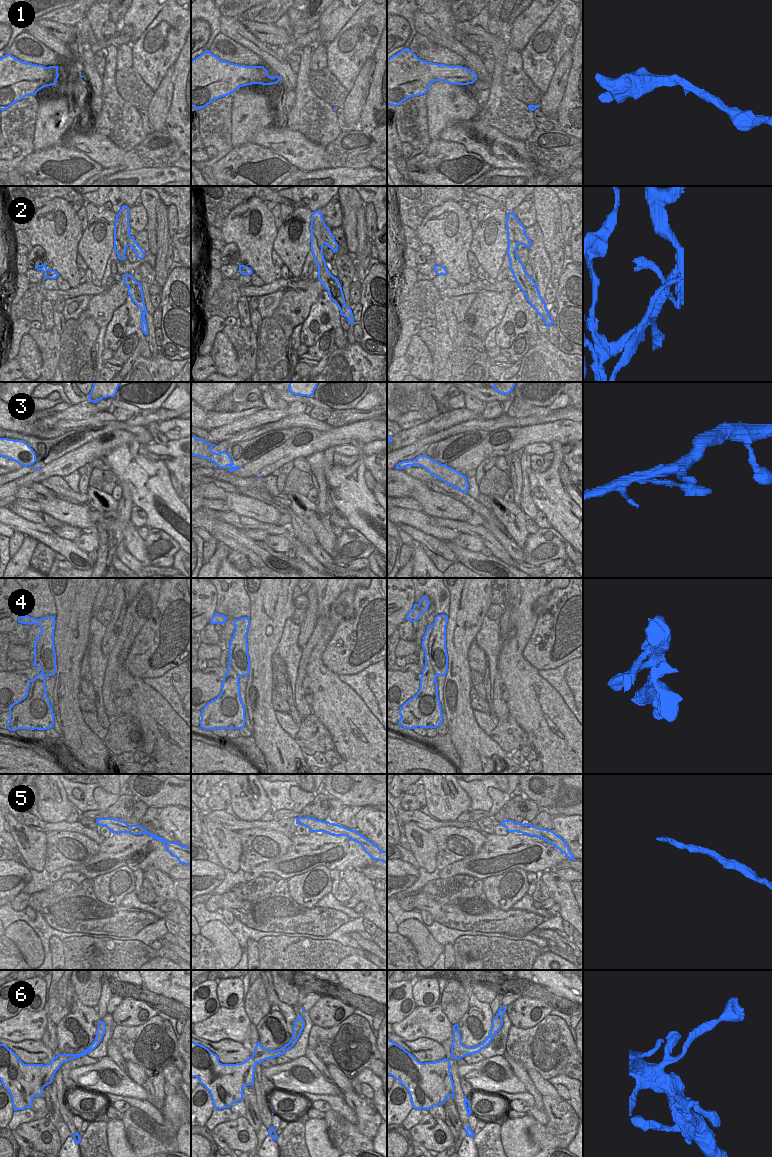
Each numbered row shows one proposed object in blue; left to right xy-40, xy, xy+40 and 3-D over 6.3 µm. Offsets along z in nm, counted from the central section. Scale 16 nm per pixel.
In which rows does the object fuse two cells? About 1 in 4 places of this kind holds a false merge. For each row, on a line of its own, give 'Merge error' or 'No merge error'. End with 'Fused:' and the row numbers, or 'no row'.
1: No merge error
2: Merge error
3: No merge error
4: Merge error
5: No merge error
6: No merge error
Fused: 2, 4

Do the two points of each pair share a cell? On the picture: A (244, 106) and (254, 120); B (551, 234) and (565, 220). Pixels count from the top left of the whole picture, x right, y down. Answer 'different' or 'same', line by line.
A: same
B: different

